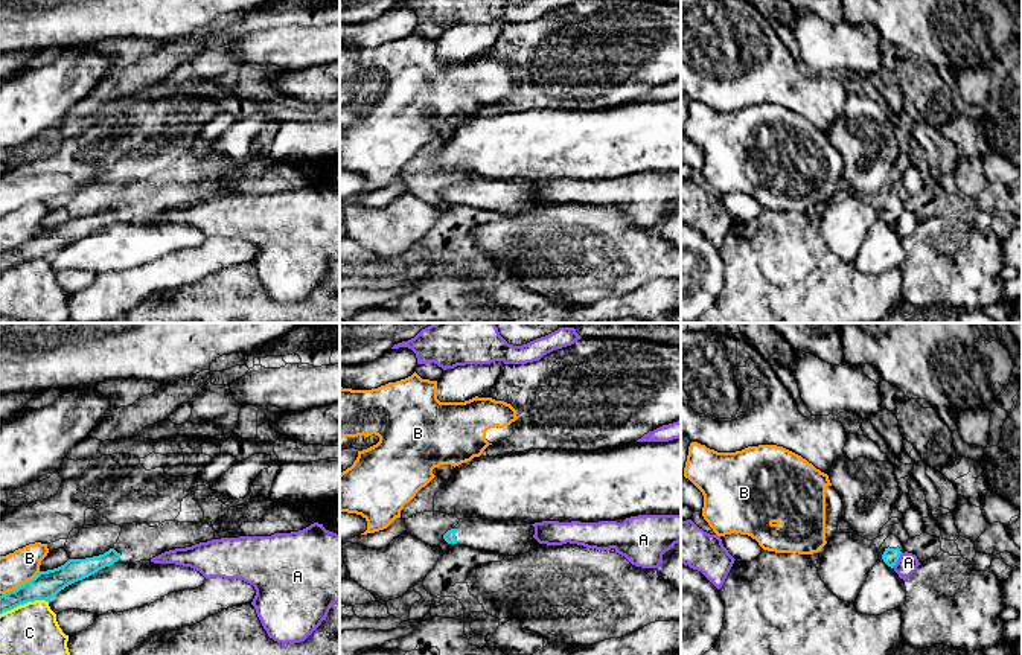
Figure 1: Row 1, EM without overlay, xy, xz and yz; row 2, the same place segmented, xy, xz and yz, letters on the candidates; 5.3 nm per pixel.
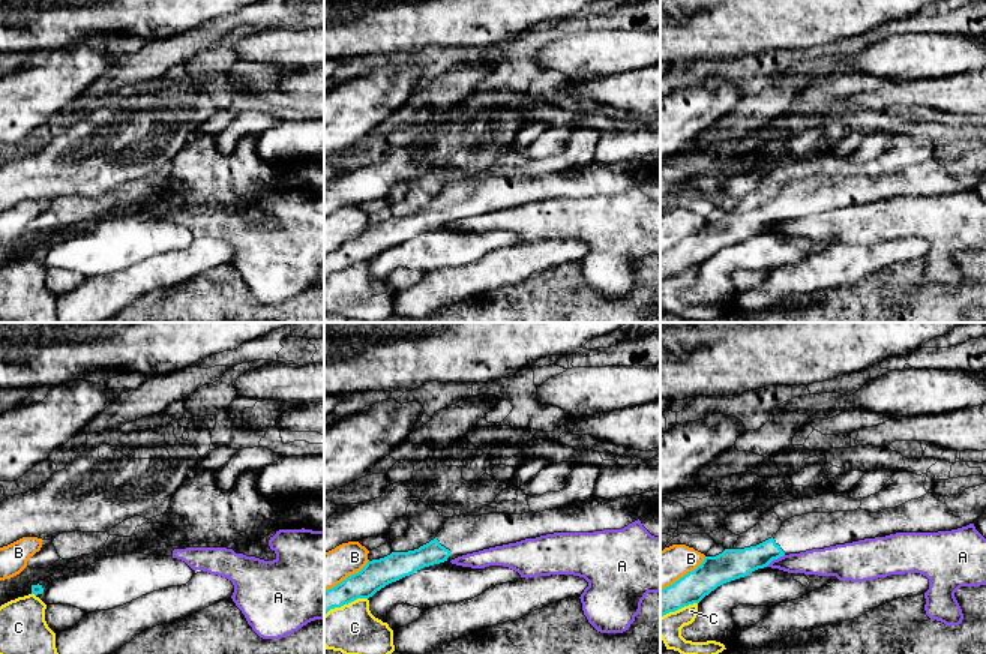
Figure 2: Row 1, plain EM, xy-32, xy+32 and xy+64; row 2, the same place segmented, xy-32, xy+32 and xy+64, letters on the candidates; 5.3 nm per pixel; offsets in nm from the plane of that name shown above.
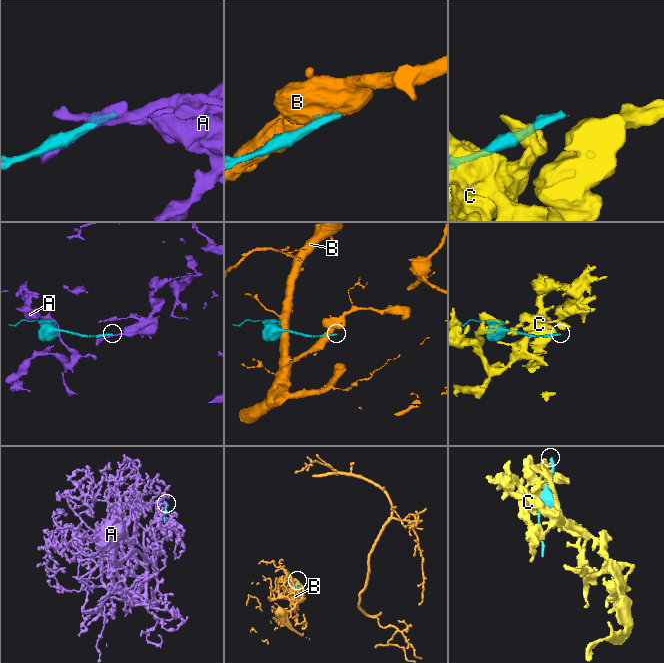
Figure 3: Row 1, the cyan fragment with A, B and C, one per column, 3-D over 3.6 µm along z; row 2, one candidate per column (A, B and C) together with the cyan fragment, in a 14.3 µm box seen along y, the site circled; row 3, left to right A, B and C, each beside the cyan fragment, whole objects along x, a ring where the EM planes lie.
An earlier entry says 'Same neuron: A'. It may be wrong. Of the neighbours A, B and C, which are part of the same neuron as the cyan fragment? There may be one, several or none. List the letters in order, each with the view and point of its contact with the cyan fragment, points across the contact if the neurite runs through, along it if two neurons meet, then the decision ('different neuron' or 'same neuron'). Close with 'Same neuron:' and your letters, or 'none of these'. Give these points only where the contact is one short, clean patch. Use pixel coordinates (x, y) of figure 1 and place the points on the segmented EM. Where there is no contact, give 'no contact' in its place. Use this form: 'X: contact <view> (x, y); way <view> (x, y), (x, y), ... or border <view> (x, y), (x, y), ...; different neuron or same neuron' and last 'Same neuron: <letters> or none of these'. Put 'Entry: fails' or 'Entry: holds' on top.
Entry: fails
A: contact yz (897, 559); different neuron
B: contact xy (20, 585); different neuron
C: contact xy (23, 603); different neuron
Same neuron: none of these

